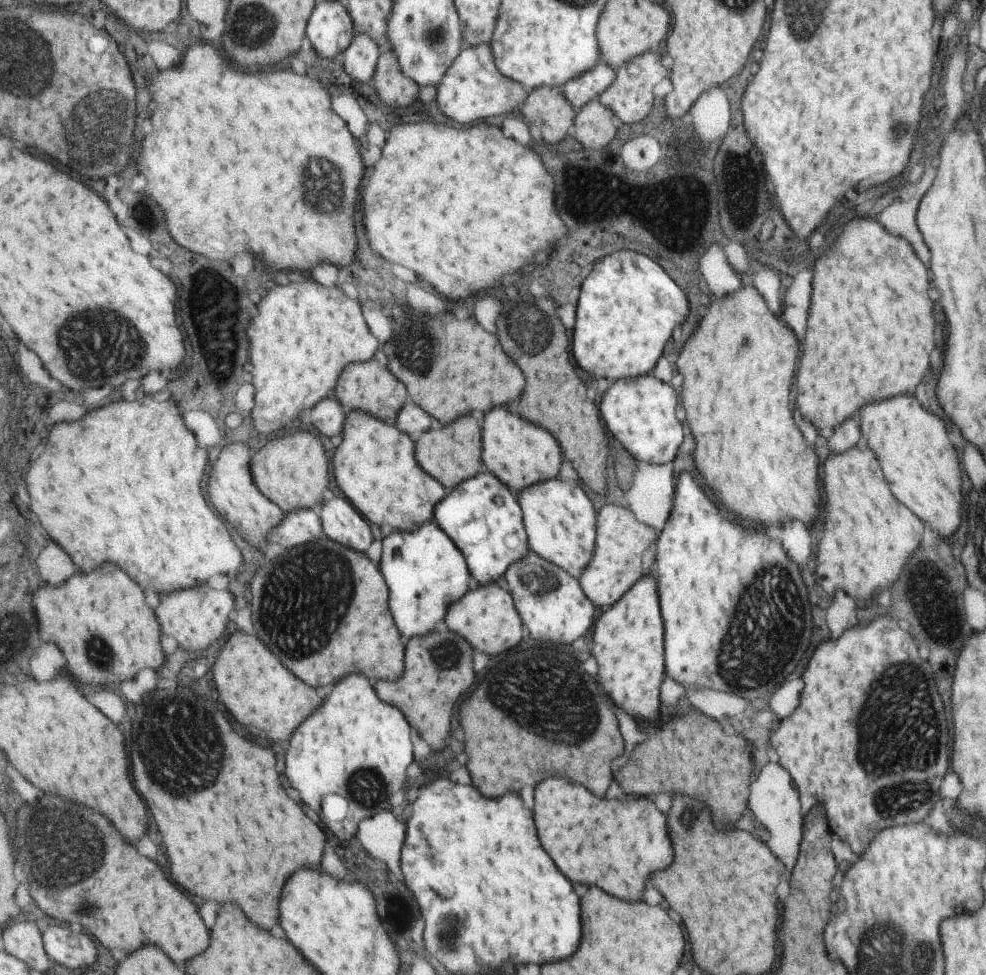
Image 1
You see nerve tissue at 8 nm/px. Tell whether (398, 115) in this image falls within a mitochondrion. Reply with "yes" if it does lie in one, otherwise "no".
no

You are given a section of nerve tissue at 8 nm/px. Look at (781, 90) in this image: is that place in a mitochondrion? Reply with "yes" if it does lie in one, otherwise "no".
no

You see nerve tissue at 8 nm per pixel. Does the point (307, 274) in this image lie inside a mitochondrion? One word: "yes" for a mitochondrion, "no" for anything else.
no

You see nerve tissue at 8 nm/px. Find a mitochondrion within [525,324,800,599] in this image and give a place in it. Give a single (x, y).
(747, 346)

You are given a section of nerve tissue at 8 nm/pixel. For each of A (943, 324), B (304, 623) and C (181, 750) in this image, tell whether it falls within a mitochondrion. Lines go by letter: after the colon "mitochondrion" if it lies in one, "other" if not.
A: other
B: mitochondrion
C: mitochondrion

